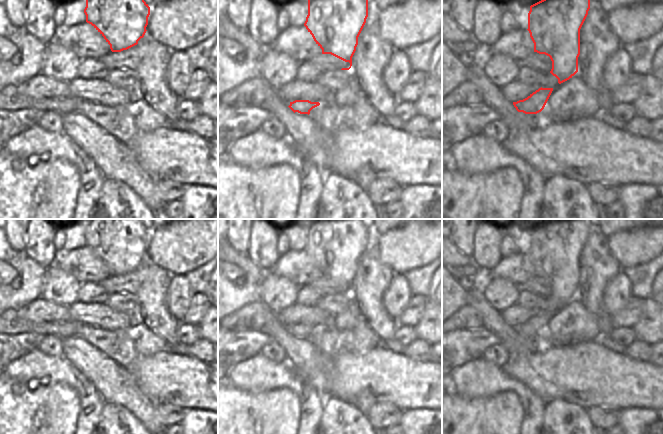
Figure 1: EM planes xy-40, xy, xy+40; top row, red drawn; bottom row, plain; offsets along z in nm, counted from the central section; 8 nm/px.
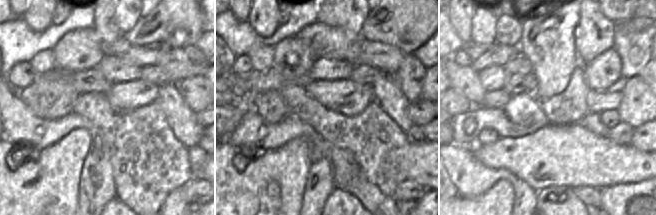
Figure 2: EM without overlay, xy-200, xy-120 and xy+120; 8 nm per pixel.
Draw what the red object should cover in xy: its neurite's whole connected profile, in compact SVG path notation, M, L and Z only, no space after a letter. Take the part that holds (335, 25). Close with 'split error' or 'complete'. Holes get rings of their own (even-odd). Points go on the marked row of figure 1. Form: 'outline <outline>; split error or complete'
outline M308 0L308 15L306 17L306 21L304 26L308 30L308 32L312 35L316 44L322 49L322 54L331 54L345 62L350 63L349 68L342 68L341 70L349 70L352 66L352 57L356 51L356 47L358 45L358 37L366 23L366 19L368 17L368 0Z; complete

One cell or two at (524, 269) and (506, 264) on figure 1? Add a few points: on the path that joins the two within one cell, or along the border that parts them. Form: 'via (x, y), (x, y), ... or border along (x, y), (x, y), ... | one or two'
via (520, 269), (510, 267) | one

